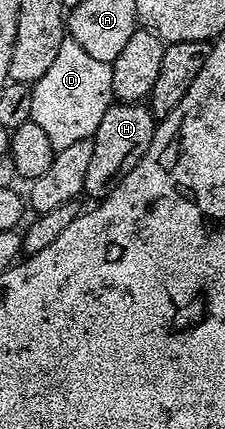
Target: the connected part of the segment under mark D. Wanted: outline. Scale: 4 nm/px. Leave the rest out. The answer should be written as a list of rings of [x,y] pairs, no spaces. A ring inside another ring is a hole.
[[[66,38],[63,45],[59,45],[59,53],[55,61],[47,68],[47,73],[39,77],[39,81],[32,84],[31,93],[31,121],[47,133],[47,141],[51,141],[54,152],[67,149],[67,145],[75,145],[75,141],[92,139],[95,129],[99,129],[99,121],[103,121],[103,113],[107,113],[109,106],[115,102],[113,86],[111,85],[111,73],[113,64],[95,61],[91,53],[87,53],[75,42]]]

